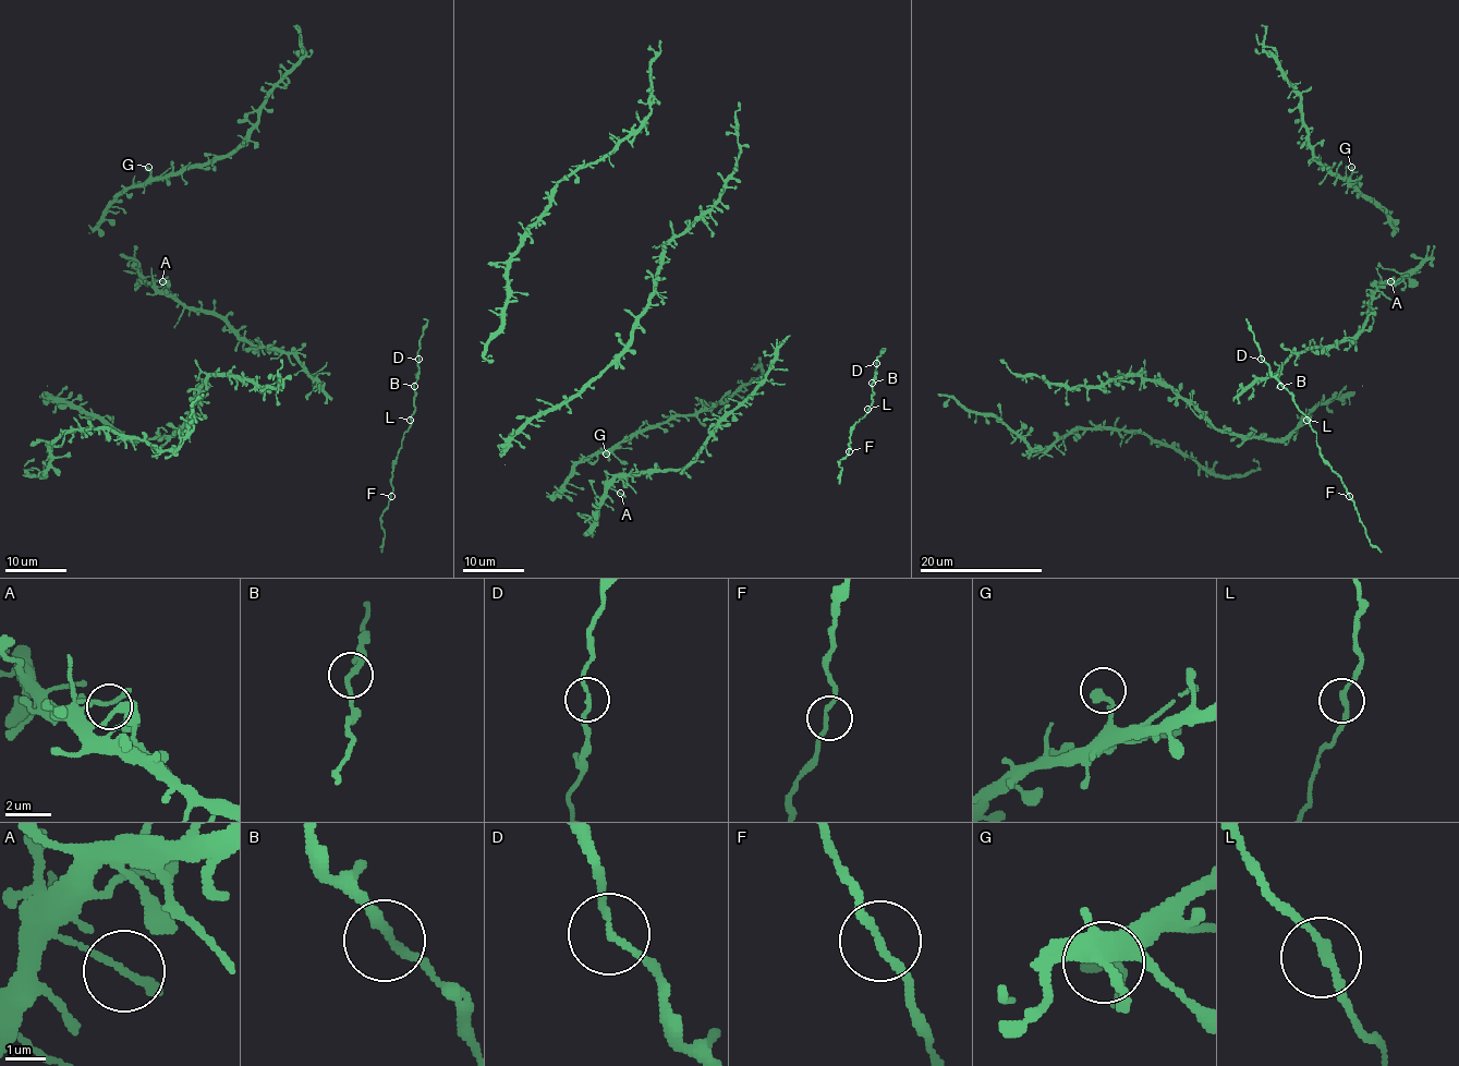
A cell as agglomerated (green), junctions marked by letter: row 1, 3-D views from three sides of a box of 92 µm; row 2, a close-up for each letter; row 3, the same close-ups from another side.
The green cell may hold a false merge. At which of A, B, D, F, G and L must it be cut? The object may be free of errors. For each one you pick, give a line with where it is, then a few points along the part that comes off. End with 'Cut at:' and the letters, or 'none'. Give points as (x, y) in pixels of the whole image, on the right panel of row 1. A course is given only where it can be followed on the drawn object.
Cut at: none

